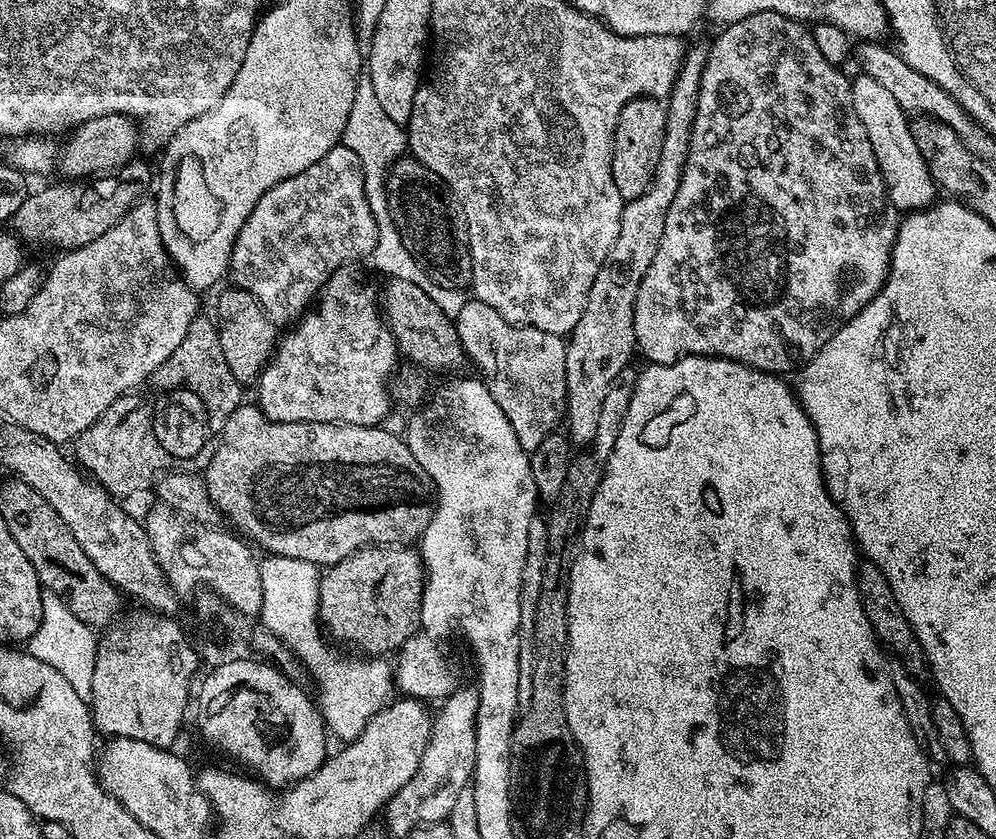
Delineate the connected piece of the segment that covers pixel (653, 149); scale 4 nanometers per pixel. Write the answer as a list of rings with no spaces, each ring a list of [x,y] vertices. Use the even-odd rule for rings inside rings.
[[[641,98],[632,100],[623,108],[618,118],[618,126],[614,134],[614,150],[612,151],[612,173],[614,186],[618,186],[618,194],[622,194],[625,202],[638,198],[650,186],[650,178],[654,178],[654,166],[658,166],[658,150],[662,150],[662,134],[666,130],[665,105],[659,100]]]

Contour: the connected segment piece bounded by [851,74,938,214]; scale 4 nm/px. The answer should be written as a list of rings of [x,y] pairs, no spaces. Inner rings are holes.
[[[863,74],[857,76],[857,80],[851,81],[854,114],[858,114],[858,122],[862,122],[866,138],[870,138],[884,187],[888,190],[889,204],[904,214],[929,207],[937,199],[938,189],[932,181],[928,163],[914,142],[909,117],[902,106],[894,102],[893,96],[879,82],[874,82],[874,78]]]

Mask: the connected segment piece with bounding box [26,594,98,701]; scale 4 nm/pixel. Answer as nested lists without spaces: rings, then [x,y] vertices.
[[[45,595],[42,602],[42,622],[26,642],[26,651],[34,658],[46,662],[46,666],[54,666],[54,670],[58,670],[58,674],[62,674],[62,678],[70,682],[71,688],[78,693],[78,698],[86,701],[92,699],[97,647],[98,636],[92,625],[82,622],[82,618],[72,613],[60,597]]]

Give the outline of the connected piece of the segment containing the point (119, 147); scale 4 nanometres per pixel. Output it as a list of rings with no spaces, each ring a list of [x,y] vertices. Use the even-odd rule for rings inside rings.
[[[108,114],[102,118],[90,118],[86,122],[76,125],[71,129],[68,142],[63,144],[62,151],[58,156],[58,172],[61,172],[63,179],[68,182],[83,182],[89,178],[106,176],[127,164],[129,160],[137,155],[140,143],[138,125],[130,116],[122,114]]]

